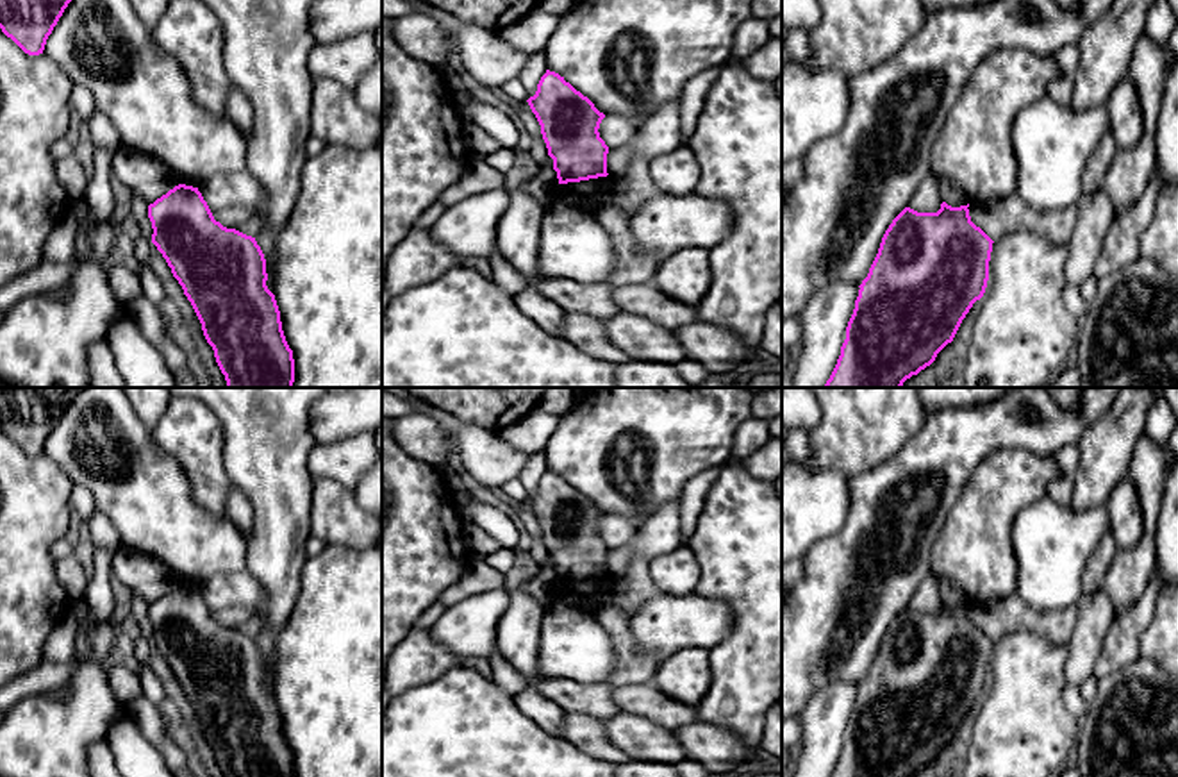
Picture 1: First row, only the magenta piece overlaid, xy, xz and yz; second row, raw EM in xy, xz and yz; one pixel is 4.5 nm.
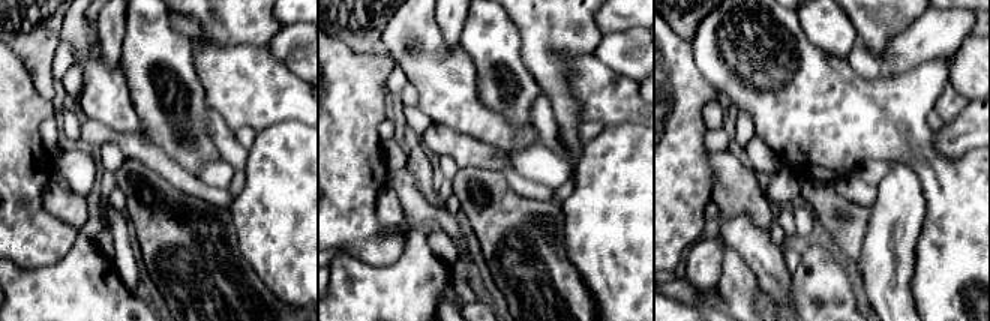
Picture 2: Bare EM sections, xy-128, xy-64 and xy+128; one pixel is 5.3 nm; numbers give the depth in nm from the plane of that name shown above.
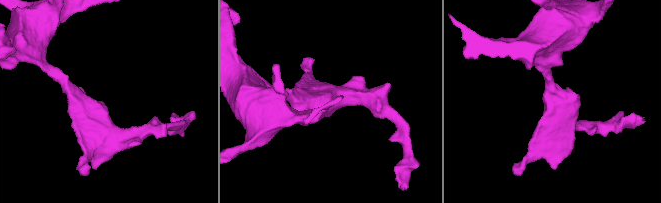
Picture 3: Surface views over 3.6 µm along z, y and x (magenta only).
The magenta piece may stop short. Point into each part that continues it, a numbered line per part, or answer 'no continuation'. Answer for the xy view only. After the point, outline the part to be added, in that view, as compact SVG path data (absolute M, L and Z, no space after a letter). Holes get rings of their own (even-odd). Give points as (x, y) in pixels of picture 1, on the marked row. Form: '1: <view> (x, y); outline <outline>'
1: xy (241, 188); outline M246 168L236 173L216 175L202 182L198 191L211 213L230 205L245 205L257 214L266 200L266 189Z

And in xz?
1: xz (661, 134); outline M680 98L664 104L651 118L644 121L637 136L625 146L609 150L607 173L626 175L634 157L648 163L671 154L684 145L680 134Z

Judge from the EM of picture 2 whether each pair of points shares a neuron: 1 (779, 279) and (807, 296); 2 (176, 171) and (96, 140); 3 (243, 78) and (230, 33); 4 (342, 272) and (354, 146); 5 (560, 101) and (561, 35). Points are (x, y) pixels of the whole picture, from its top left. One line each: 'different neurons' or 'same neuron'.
1: different neurons
2: same neuron
3: different neurons
4: different neurons
5: same neuron

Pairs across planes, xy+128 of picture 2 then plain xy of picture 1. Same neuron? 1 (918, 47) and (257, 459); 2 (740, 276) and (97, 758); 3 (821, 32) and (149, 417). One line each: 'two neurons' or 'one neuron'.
1: two neurons
2: one neuron
3: two neurons

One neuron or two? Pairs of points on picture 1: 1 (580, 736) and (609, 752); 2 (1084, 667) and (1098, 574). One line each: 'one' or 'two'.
1: one
2: one

